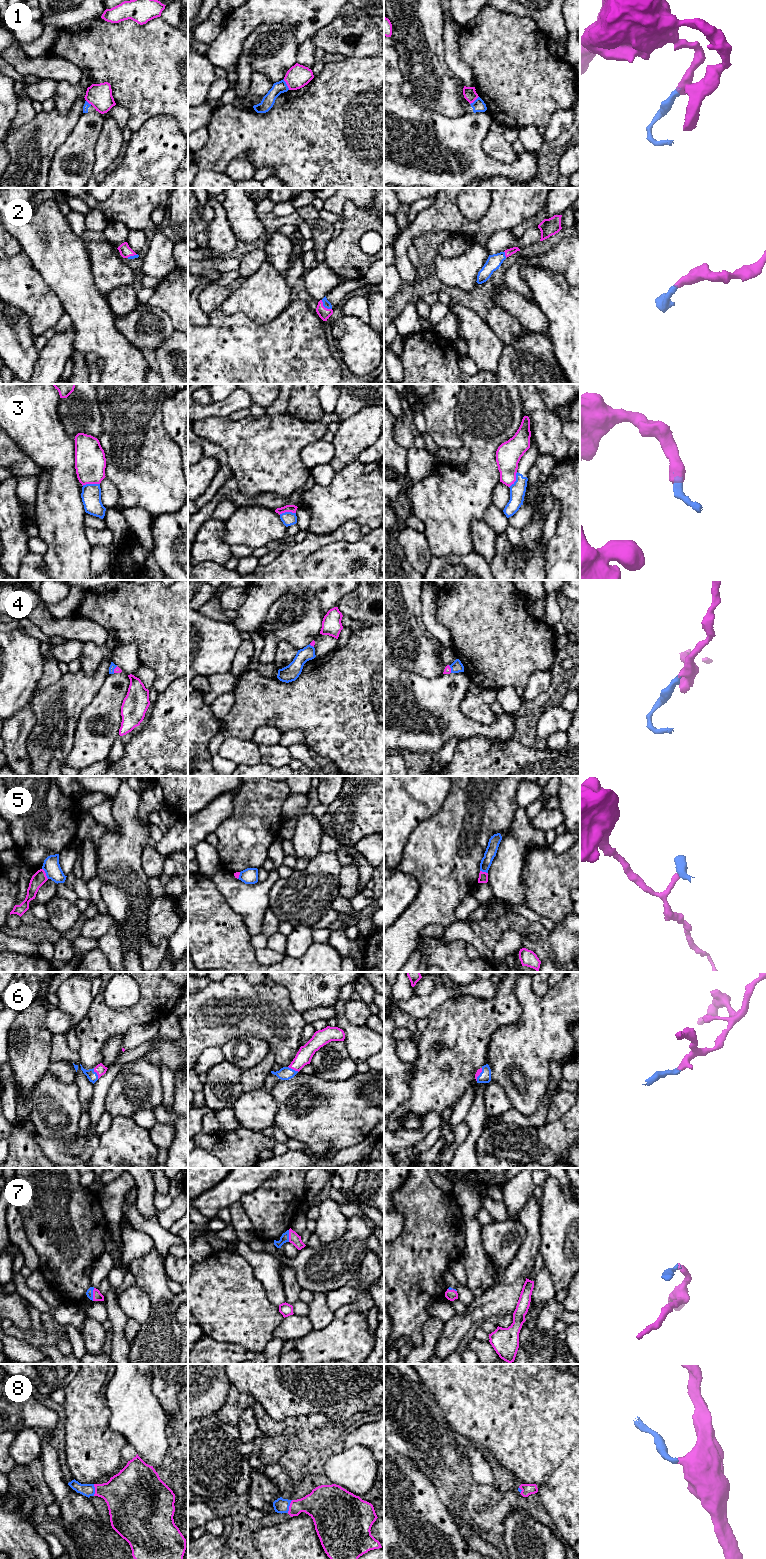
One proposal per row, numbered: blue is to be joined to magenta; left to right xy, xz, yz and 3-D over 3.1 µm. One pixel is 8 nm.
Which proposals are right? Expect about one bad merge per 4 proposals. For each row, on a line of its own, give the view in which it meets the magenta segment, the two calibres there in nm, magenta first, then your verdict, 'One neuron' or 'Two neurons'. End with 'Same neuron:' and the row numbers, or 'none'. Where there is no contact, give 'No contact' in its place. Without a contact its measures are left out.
1: Touches magenta in xz. Thickness 180 nm (magenta) against 100 nm. Two neurons
2: Touches magenta in xz. Thickness 90 nm (magenta) against 60 nm. One neuron
3: Touches magenta in xy. Thickness 260 nm (magenta) against 160 nm. Two neurons
4: Touches magenta in yz. Thickness 60 nm (magenta) against 90 nm. One neuron
5: Touches magenta in xy. Thickness 110 nm (magenta) against 140 nm. Two neurons
6: Touches magenta in xy. Thickness 90 nm (magenta) against 80 nm. One neuron
7: Touches magenta in xy. Thickness 80 nm (magenta) against 60 nm. One neuron
8: Touches magenta in xz. Thickness 240 nm (magenta) against 120 nm. One neuron
Same neuron: 2, 4, 6, 7, 8

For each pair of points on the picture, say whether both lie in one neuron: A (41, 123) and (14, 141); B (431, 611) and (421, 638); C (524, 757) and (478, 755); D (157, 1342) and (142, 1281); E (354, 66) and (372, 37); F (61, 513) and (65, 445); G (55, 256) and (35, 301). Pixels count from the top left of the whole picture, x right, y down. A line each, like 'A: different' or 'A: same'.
A: same
B: different
C: same
D: same
E: different
F: same
G: different

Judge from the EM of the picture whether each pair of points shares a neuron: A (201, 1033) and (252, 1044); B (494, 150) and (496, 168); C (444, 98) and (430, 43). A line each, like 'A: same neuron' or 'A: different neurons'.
A: different neurons
B: different neurons
C: same neuron

